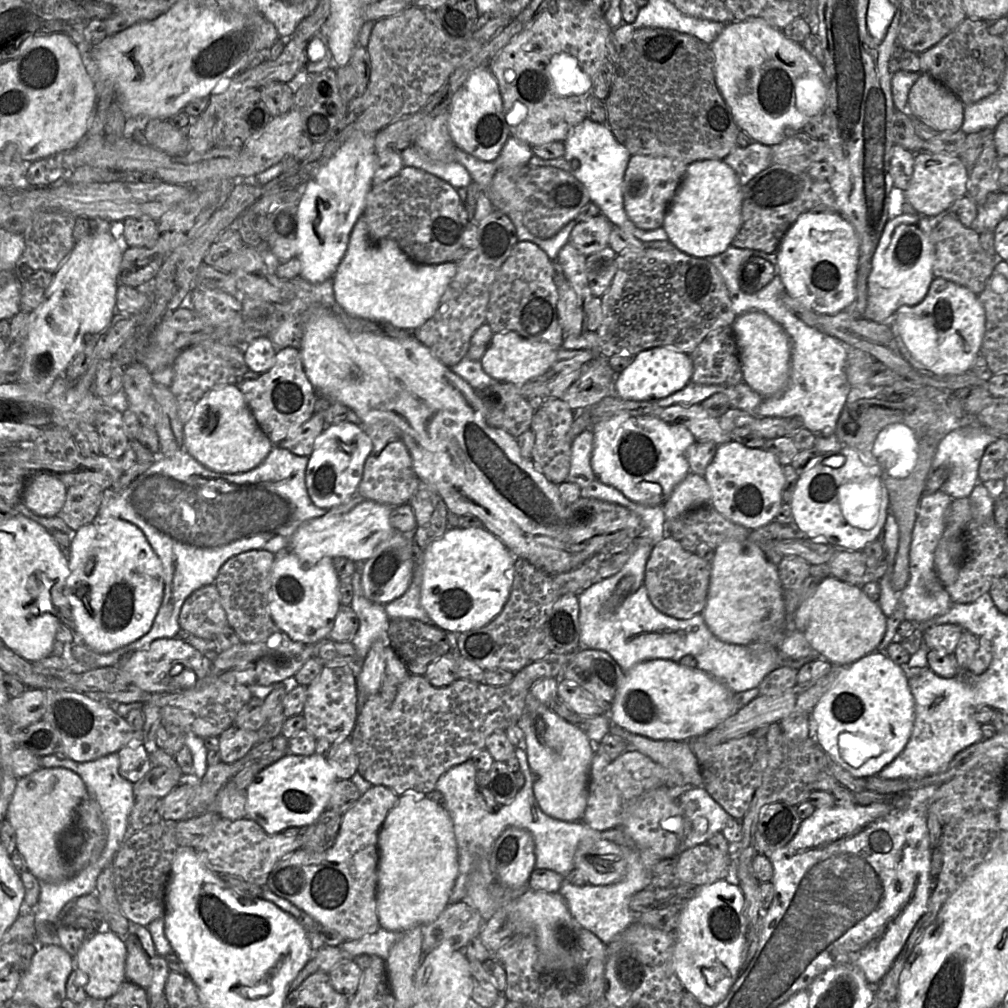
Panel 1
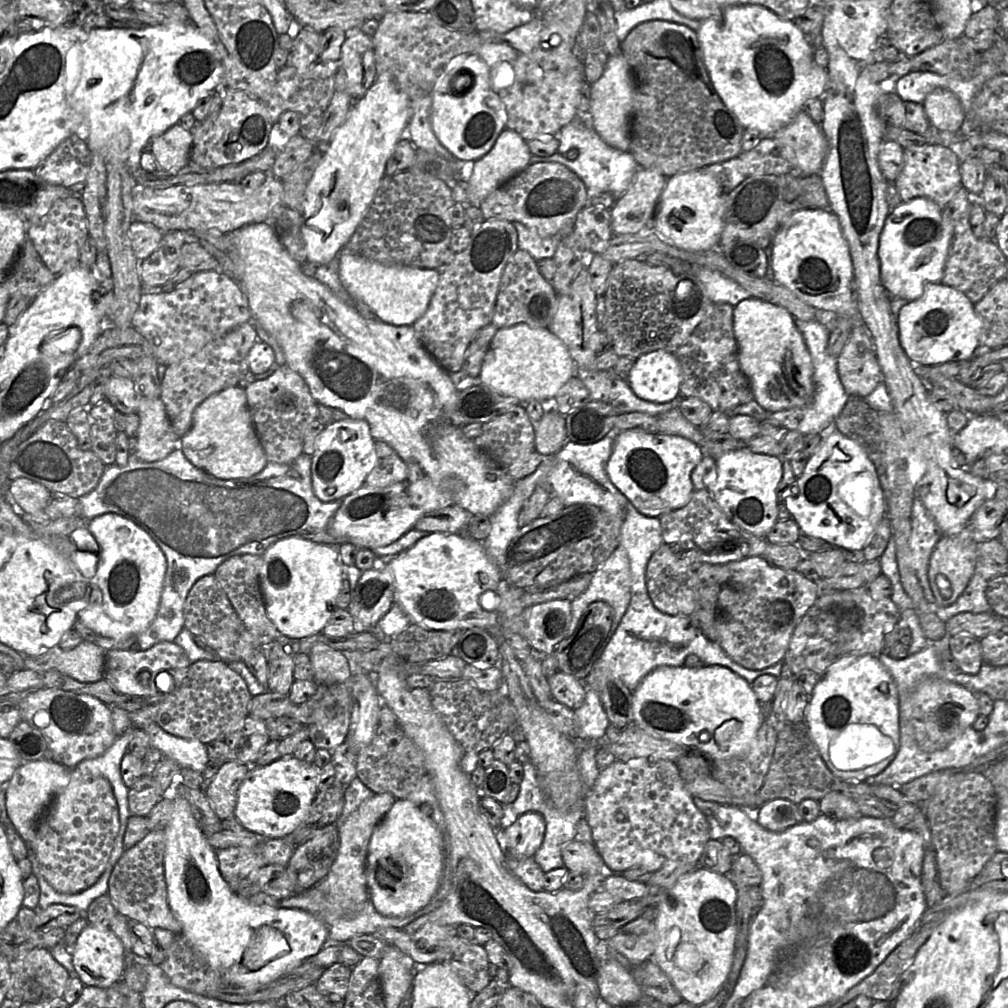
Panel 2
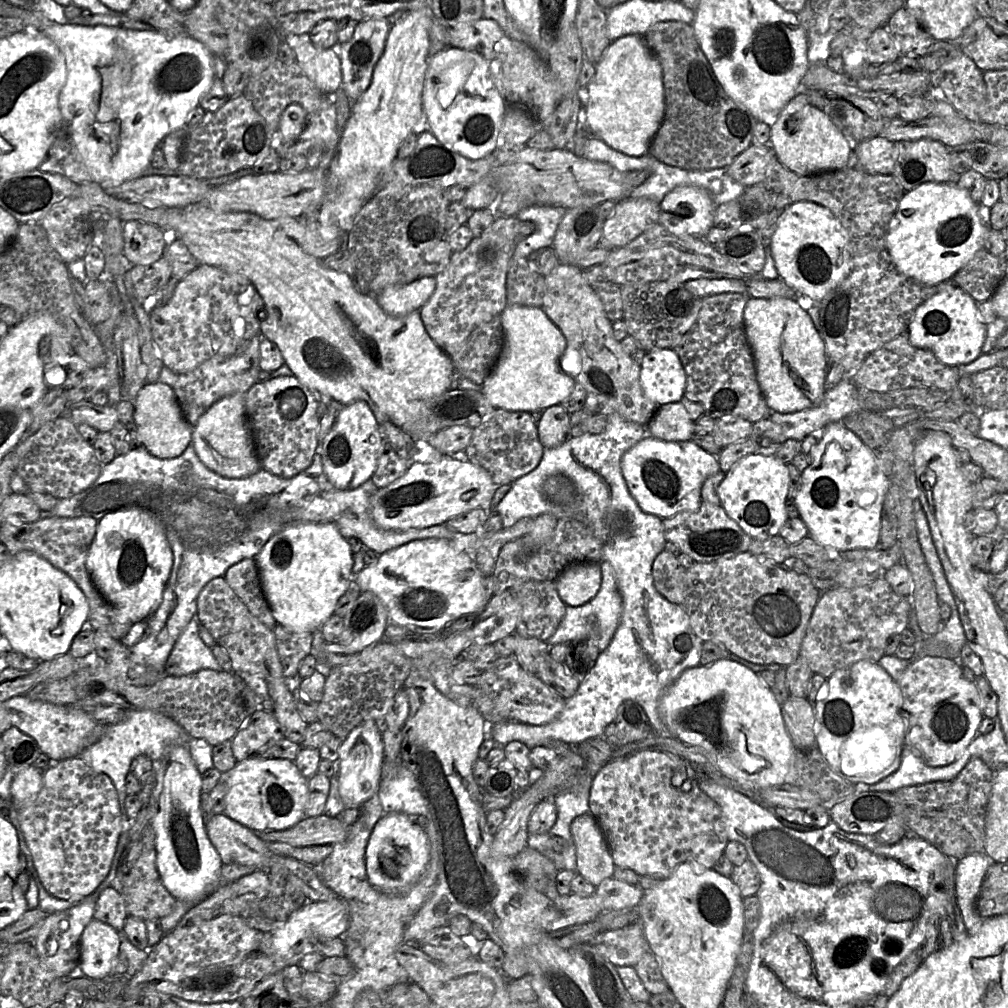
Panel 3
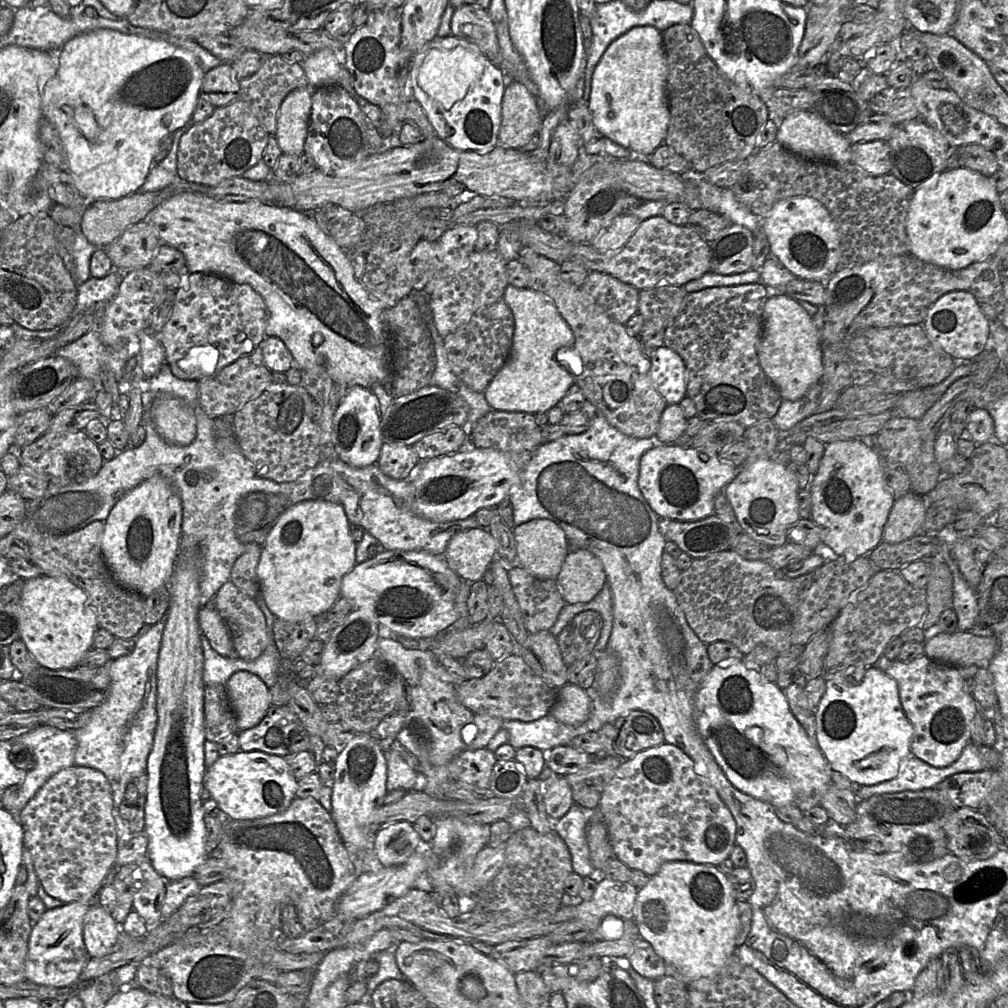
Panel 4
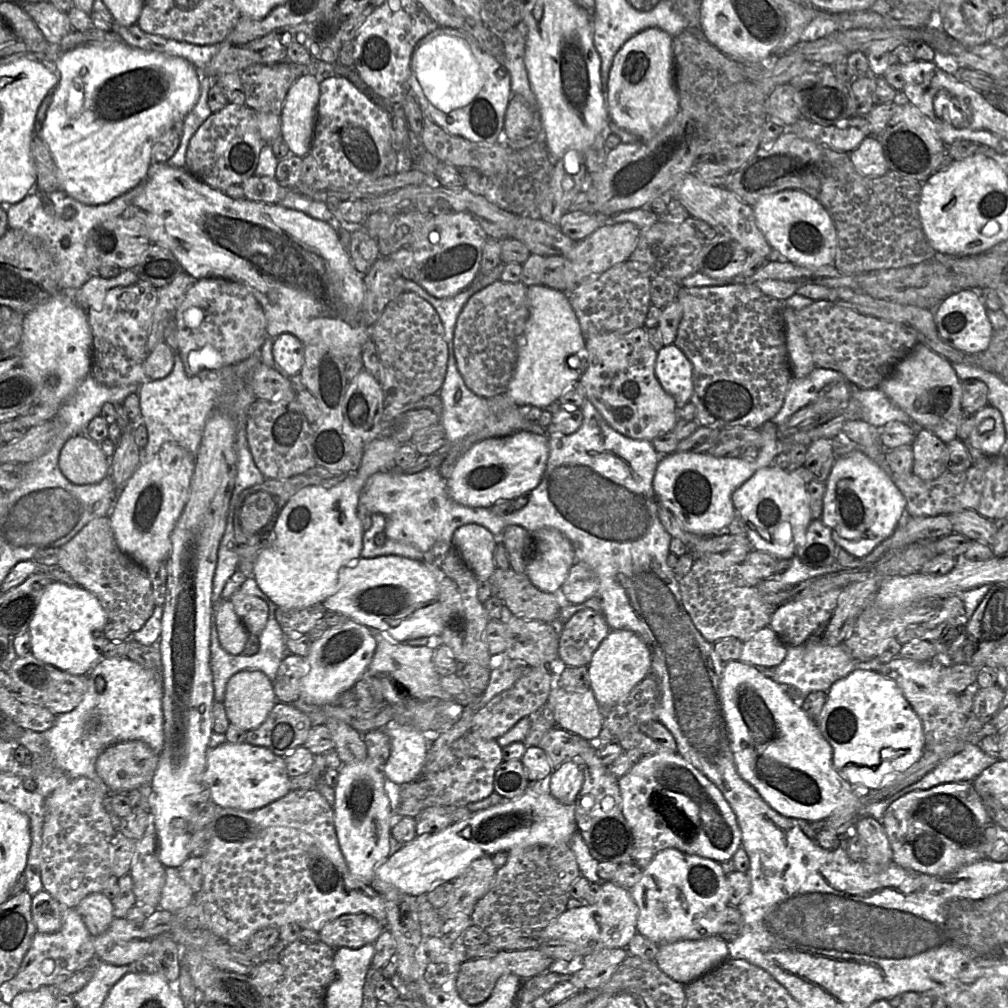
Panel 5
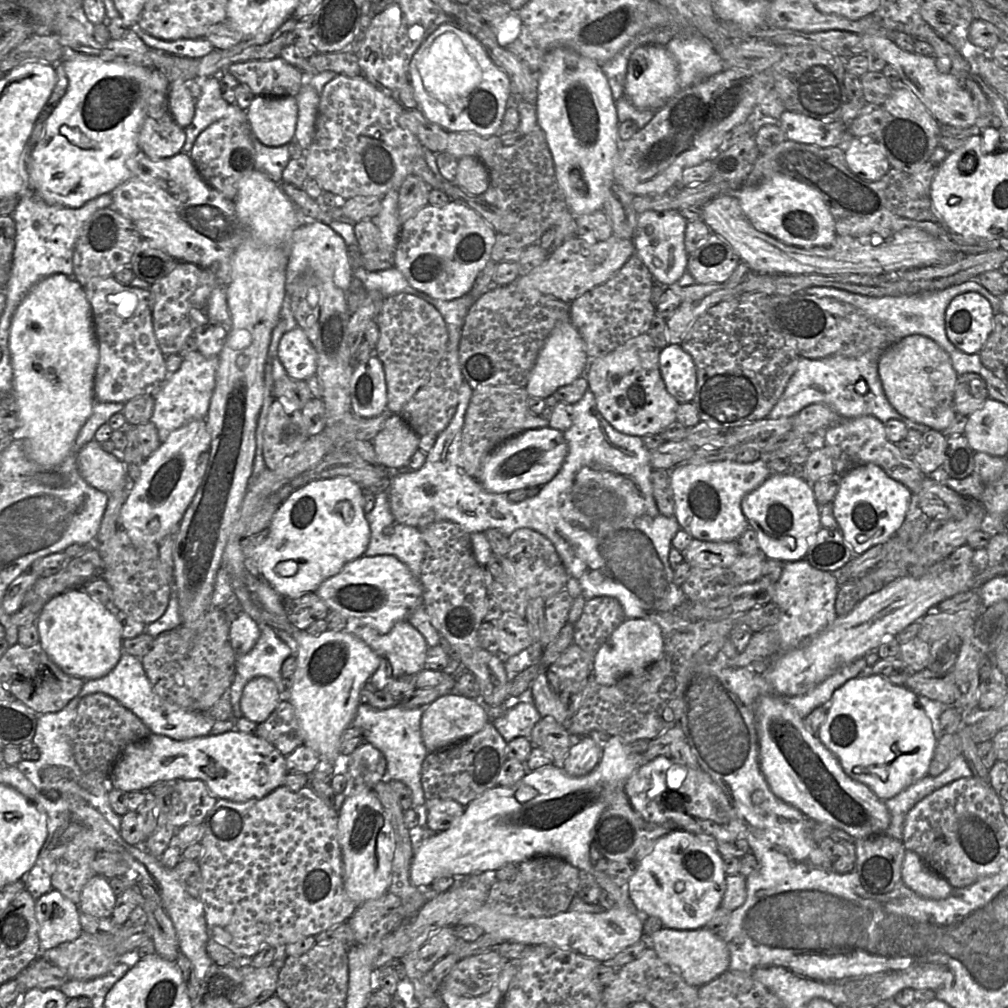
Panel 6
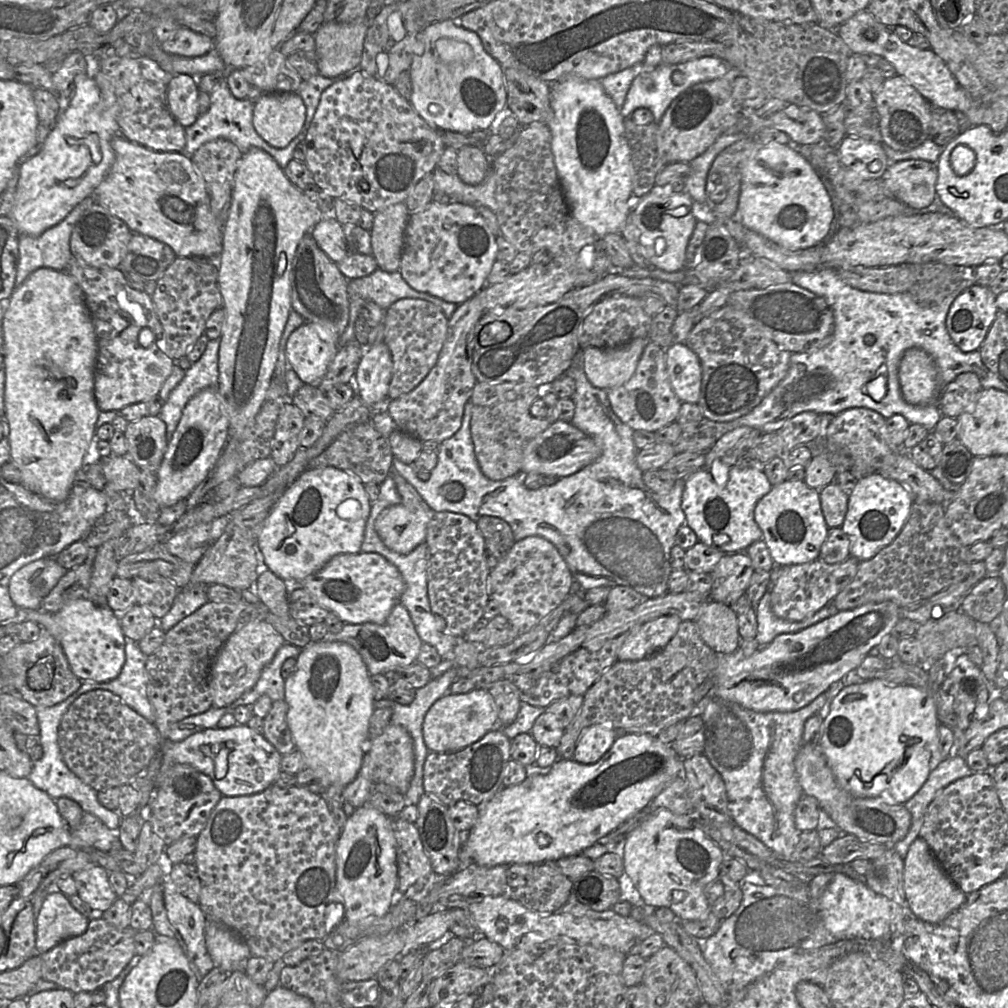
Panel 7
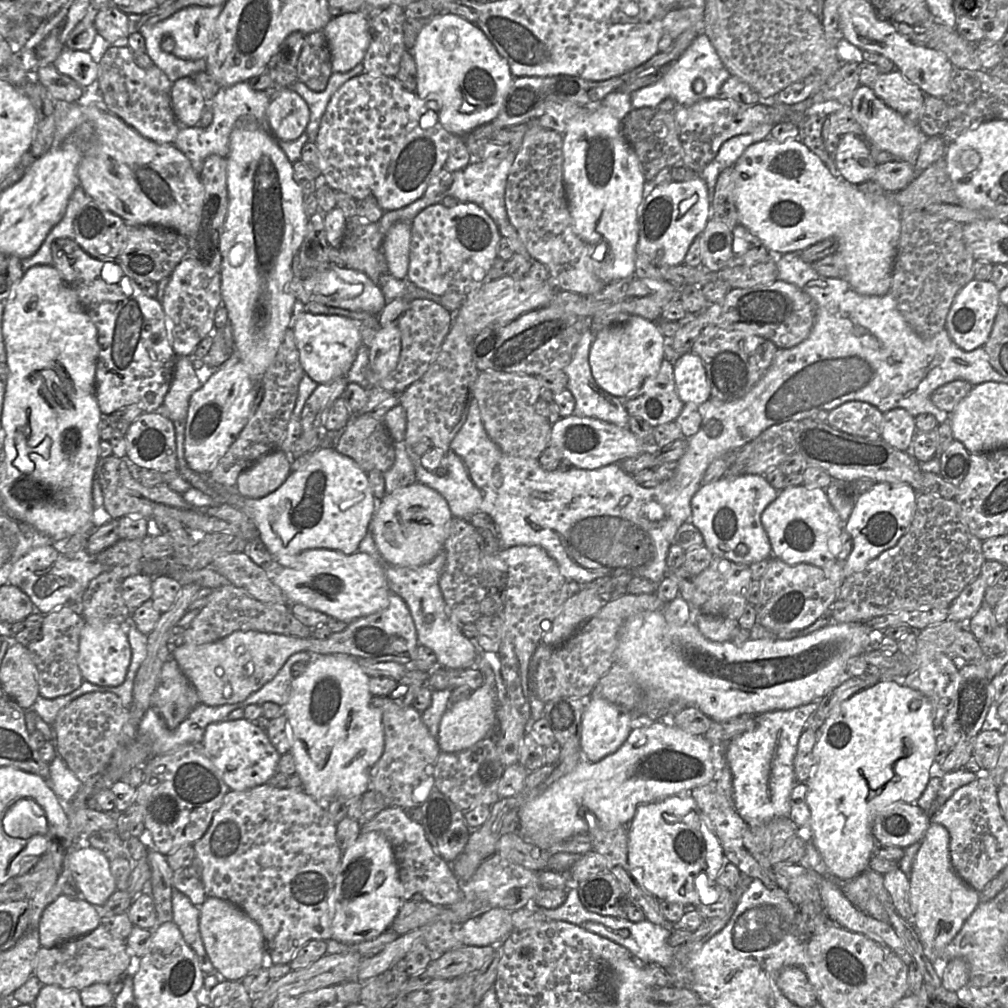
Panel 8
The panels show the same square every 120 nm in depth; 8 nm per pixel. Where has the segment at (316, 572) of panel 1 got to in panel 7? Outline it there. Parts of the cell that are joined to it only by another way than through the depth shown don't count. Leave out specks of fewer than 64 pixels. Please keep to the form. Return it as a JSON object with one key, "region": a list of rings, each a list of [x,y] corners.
{"region":[[[335,467],[306,469],[288,486],[264,521],[258,544],[268,569],[289,584],[301,583],[340,554],[361,552],[365,527],[372,504],[365,484],[353,472]]]}

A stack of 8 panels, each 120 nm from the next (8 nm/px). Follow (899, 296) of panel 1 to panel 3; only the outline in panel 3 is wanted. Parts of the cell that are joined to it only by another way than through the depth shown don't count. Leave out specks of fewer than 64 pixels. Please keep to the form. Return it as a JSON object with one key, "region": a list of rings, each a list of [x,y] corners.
{"region":[[[928,182],[924,183],[912,191],[906,192],[902,197],[899,206],[890,221],[889,231],[887,235],[887,248],[889,255],[899,272],[905,276],[912,278],[925,285],[938,285],[943,282],[949,282],[953,276],[966,265],[975,255],[977,251],[985,248],[985,228],[986,225],[980,215],[980,205],[975,203],[969,192],[963,188],[960,188],[956,183],[937,183]]]}

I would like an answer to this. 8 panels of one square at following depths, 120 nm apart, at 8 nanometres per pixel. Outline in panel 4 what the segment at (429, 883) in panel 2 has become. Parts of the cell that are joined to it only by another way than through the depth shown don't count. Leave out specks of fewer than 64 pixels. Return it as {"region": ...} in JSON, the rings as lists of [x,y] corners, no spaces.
{"region":[[[396,821],[375,831],[372,852],[383,867],[404,863],[422,844],[412,824]]]}

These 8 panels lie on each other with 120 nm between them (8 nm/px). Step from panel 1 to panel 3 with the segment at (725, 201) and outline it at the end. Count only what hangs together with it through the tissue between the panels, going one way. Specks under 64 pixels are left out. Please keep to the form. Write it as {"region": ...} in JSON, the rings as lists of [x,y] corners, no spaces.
{"region":[[[678,186],[659,203],[658,222],[676,236],[705,237],[712,226],[716,205],[710,194],[696,186]]]}

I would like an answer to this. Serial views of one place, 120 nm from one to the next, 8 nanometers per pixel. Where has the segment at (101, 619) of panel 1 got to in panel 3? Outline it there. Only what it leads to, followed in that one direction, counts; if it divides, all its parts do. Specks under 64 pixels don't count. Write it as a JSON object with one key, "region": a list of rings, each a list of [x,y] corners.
{"region":[[[139,507],[117,510],[98,521],[86,567],[90,577],[115,612],[119,623],[135,624],[159,607],[173,566],[166,533],[149,512]]]}

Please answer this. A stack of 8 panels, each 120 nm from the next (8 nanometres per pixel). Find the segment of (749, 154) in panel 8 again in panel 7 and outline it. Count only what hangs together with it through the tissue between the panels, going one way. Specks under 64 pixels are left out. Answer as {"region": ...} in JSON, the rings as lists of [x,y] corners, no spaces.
{"region":[[[759,144],[758,150],[751,155],[745,162],[742,168],[742,179],[741,179],[741,189],[738,202],[738,209],[733,217],[738,220],[745,228],[751,229],[769,240],[775,242],[779,246],[786,248],[788,250],[799,250],[809,247],[813,247],[821,243],[821,241],[828,234],[831,222],[834,218],[833,205],[829,193],[827,192],[820,176],[817,171],[813,168],[811,163],[801,155],[794,147],[789,144],[769,144],[768,146],[762,146]]]}

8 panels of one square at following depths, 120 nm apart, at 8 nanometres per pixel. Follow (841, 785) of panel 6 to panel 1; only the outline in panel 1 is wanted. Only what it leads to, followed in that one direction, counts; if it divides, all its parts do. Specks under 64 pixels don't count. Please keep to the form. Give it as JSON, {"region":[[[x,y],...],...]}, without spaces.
{"region":[[[653,659],[624,672],[609,717],[612,724],[653,740],[688,741],[716,728],[739,709],[734,692],[709,674],[671,660]]]}

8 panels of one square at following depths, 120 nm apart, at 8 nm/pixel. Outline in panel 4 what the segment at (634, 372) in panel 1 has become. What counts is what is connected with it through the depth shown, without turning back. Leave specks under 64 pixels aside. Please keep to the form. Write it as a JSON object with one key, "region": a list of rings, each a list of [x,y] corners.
{"region":[[[668,347],[655,349],[650,378],[667,404],[680,404],[687,395],[687,369],[681,356]]]}

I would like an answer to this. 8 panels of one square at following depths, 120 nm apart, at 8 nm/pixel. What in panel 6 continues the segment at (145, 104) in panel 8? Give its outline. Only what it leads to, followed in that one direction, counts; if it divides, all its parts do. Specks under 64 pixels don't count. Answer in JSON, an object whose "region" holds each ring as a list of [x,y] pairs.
{"region":[[[152,94],[138,134],[138,145],[148,157],[160,160],[181,152],[186,133],[173,119],[167,94]]]}

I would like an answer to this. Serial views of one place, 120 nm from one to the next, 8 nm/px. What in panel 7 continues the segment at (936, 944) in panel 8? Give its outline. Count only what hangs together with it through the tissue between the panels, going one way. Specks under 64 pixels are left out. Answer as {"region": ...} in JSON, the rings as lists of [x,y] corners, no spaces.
{"region":[[[918,837],[909,847],[904,859],[904,891],[907,905],[921,920],[939,923],[959,909],[967,895],[949,878],[942,869],[927,842]]]}

